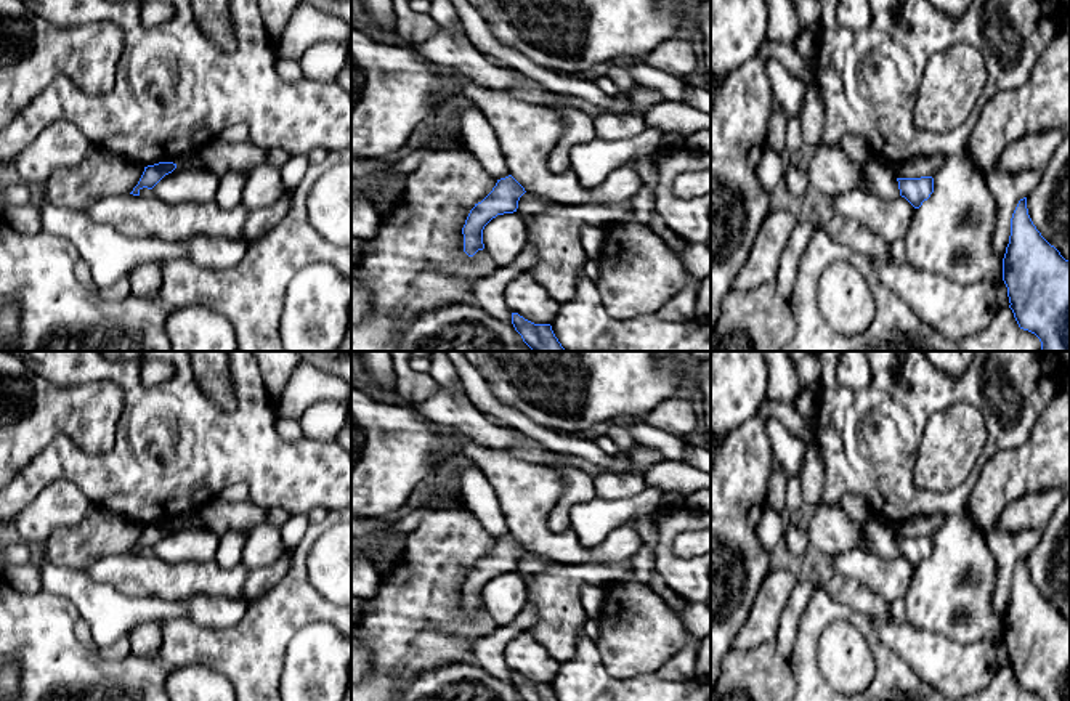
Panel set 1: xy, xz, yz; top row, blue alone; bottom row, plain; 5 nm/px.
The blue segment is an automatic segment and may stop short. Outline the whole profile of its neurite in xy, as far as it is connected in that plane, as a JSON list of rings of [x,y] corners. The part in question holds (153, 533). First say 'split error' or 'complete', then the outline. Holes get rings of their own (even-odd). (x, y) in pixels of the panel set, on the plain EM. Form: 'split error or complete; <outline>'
complete; [[[159,521],[159,523],[144,526],[144,531],[138,544],[133,547],[130,553],[140,555],[140,550],[143,547],[152,549],[165,534],[172,533],[175,528],[176,528],[176,523],[173,521]]]

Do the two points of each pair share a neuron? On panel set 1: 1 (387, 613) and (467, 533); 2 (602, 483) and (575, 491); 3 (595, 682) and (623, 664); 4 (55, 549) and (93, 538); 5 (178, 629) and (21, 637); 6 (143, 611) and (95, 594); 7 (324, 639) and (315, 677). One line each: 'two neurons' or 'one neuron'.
1: one neuron
2: two neurons
3: two neurons
4: one neuron
5: one neuron
6: one neuron
7: one neuron

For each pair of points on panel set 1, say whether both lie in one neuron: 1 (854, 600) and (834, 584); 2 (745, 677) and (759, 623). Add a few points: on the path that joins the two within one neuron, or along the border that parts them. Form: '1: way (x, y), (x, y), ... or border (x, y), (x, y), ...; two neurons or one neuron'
1: way (849, 595), (839, 587); one neuron
2: border (774, 639), (749, 647), (735, 647); two neurons

